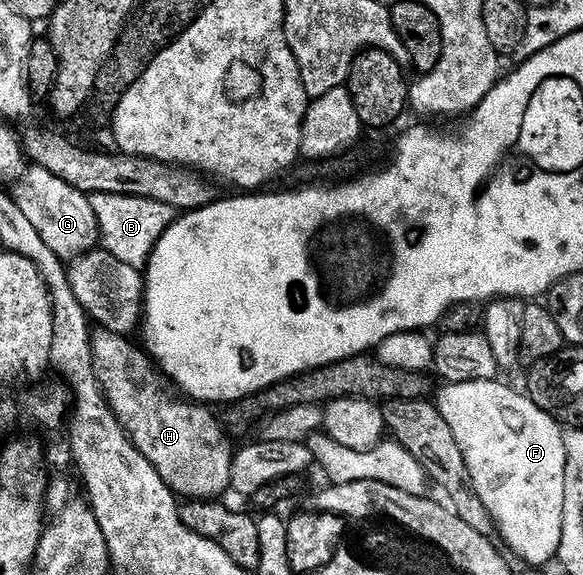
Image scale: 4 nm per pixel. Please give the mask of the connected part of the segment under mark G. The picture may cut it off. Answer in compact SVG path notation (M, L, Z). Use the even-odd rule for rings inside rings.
M28 168L27 172L31 174L31 193L35 193L35 197L27 197L21 211L25 211L25 219L29 219L33 227L37 227L37 235L45 239L49 251L61 258L72 259L96 248L101 238L99 221L91 206L90 196L65 183L62 177L55 181L55 185L51 185L51 181L47 181L49 171L32 173ZM51 193L55 193L55 197L51 197Z

